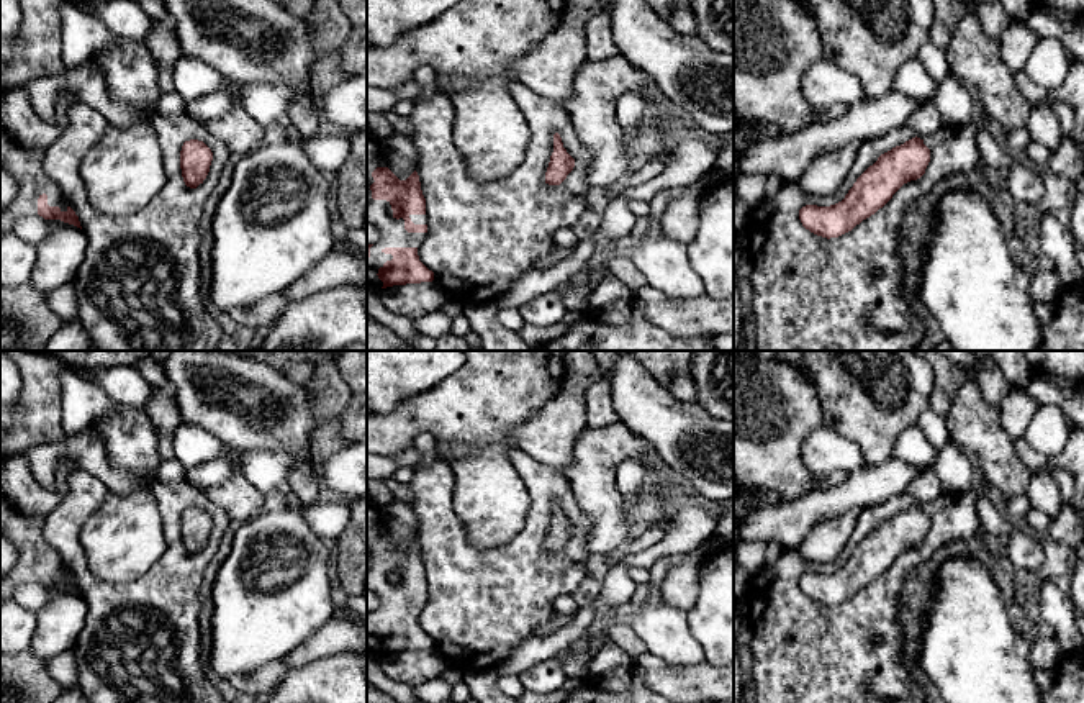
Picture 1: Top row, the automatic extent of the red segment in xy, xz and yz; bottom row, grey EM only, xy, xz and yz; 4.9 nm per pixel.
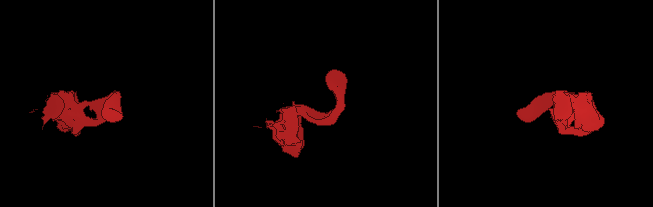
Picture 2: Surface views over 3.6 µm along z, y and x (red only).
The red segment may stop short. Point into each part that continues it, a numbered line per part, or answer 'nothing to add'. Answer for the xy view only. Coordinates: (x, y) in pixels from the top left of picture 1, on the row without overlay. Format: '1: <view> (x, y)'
1: xy (25, 531)

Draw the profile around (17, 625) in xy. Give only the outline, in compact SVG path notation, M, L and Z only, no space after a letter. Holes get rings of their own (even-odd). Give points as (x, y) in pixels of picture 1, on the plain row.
M13 598L0 605L0 654L29 651L34 629L34 613L25 610Z

